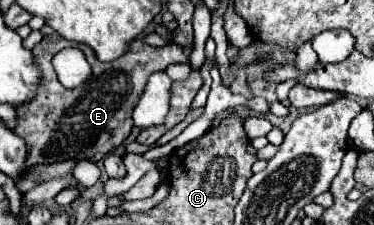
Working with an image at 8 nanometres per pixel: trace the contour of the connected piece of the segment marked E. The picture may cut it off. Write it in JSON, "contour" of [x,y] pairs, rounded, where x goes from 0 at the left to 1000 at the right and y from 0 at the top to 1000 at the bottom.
{"contour":[[[118,173],[86,218],[91,253],[118,324],[112,378],[102,387],[96,440],[80,467],[53,467],[48,493],[48,556],[43,591],[64,609],[75,636],[75,716],[70,733],[139,733],[160,716],[246,716],[262,724],[326,627],[348,600],[353,573],[353,493],[380,431],[390,360],[406,324],[439,316],[455,280],[503,280],[508,218],[487,200],[444,200],[444,209],[406,209],[380,173],[364,173],[348,227],[299,280],[273,280],[214,200],[235,280],[246,289],[246,342],[214,378],[209,396],[176,396],[160,378],[139,280],[118,253]]]}

